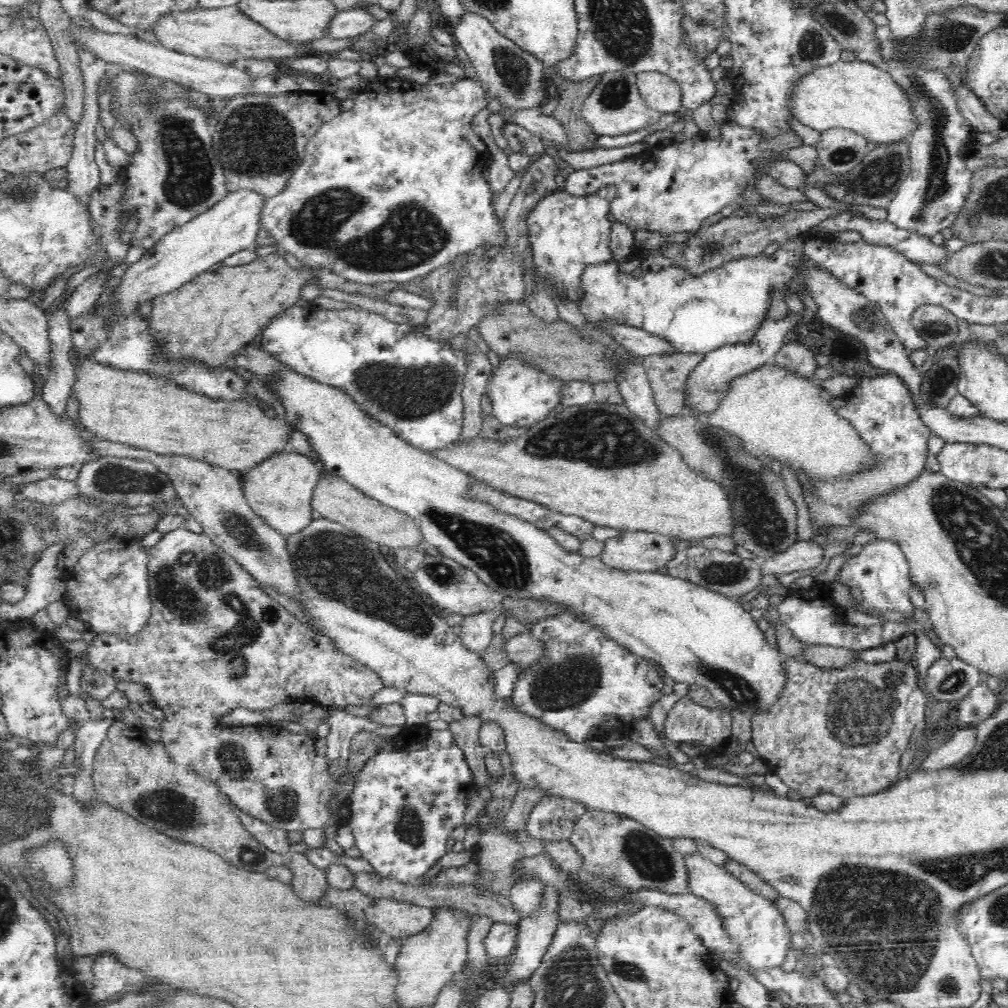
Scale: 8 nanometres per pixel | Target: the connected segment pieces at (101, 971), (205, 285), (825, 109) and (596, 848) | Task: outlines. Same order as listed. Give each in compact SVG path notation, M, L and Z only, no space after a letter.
M98 955L94 962L94 978L91 981L93 988L89 992L91 1003L107 1002L110 997L123 994L124 987L128 982L128 967L120 964L112 955Z
M274 252L257 256L254 261L246 265L224 265L215 271L208 270L200 273L178 290L155 298L148 318L150 337L154 339L156 350L160 350L160 357L170 365L204 365L206 369L214 371L224 366L226 359L235 355L242 346L252 342L280 312L294 305L301 298L300 287L310 281L318 282L326 289L355 292L376 300L386 300L386 298L391 300L390 296L393 292L380 286L346 280L346 277L334 274L332 270L290 267L283 254Z
M842 58L831 65L817 66L798 77L789 88L787 107L791 118L814 128L818 132L840 128L864 136L870 143L898 142L914 132L915 122L909 109L908 98L902 89L893 82L886 70L876 68L869 62L858 59L844 61Z
M587 810L576 820L569 842L585 859L587 871L602 874L609 882L618 882L636 892L648 889L668 894L690 892L686 857L674 849L673 840L654 833L632 818L612 811Z

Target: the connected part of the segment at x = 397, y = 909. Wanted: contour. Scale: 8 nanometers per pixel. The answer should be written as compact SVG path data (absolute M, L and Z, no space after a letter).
M374 899L374 906L365 907L364 916L370 923L376 925L384 932L385 938L405 939L426 930L434 922L434 910L424 906L416 906L407 902L398 902L394 899Z

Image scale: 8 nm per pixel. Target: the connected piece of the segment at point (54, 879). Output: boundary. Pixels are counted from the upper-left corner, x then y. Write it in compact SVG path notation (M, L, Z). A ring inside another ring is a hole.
M51 843L28 857L32 867L43 870L47 875L47 884L53 888L64 888L72 882L71 860L60 843Z

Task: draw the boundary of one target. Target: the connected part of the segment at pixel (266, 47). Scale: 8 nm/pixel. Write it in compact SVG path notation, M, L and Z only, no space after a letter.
M238 5L215 9L199 6L196 10L172 10L152 31L160 44L170 50L229 65L238 59L300 58L314 55L309 42L292 41L274 35L268 27L248 17Z

